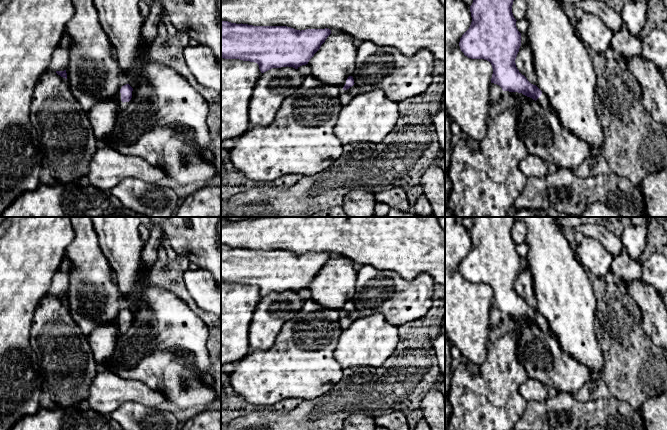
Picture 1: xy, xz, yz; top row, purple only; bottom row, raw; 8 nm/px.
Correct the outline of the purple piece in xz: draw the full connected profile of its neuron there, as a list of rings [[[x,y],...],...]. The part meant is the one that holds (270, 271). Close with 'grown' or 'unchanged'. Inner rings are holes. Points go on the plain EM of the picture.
[[[221,245],[221,282],[255,286],[261,297],[287,290],[298,293],[308,288],[330,258],[328,252],[300,255],[287,250],[253,250]]]; unchanged

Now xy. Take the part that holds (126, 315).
[[[129,308],[121,310],[118,313],[116,322],[118,325],[119,334],[124,334],[125,332],[128,331],[133,322],[133,319],[134,319],[134,313]]]; grown

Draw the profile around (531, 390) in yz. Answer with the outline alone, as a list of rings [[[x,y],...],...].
[[[528,378],[519,387],[519,393],[526,402],[547,401],[550,397],[558,394],[555,388],[546,387],[542,382]]]

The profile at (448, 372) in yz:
[[[445,333],[445,395],[448,396],[451,388],[451,351],[450,351],[451,343]]]

